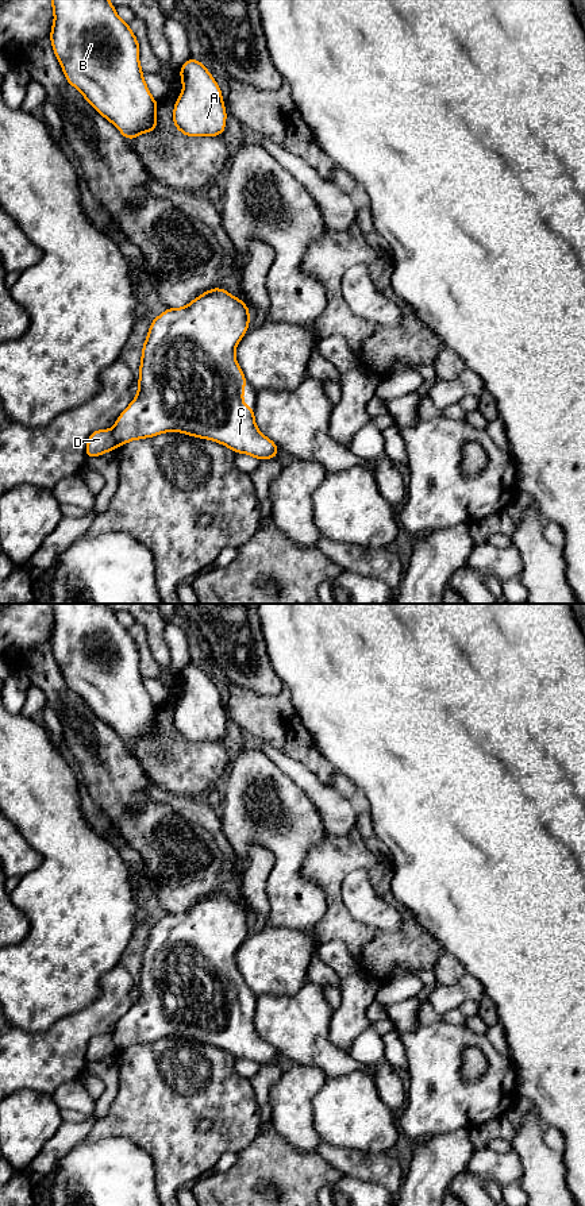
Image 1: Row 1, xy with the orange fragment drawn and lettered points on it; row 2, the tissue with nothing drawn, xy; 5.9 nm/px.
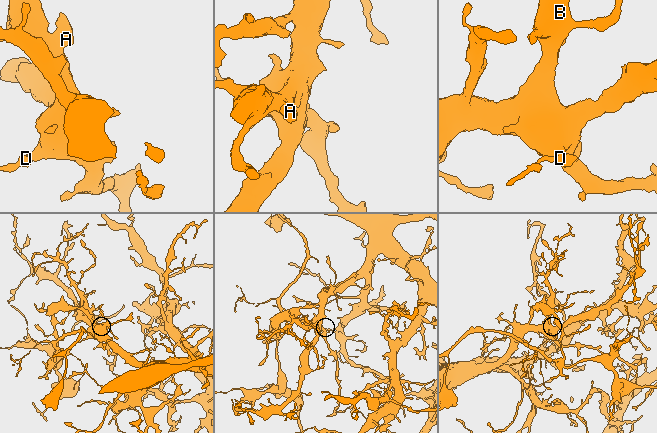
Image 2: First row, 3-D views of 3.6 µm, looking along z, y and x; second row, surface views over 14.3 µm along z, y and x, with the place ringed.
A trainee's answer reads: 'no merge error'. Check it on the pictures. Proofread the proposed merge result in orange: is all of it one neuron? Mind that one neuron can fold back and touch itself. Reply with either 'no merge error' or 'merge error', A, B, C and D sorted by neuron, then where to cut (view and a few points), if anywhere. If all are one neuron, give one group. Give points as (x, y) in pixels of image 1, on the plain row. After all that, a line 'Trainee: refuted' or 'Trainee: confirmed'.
merge error; groups A B C / D; cut xy (111, 1035), (118, 1050)
Trainee: refuted

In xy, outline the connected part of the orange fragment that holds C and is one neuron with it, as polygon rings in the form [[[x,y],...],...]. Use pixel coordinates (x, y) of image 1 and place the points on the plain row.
[[[222,893],[204,897],[184,913],[168,913],[155,922],[142,952],[138,999],[112,1032],[118,1051],[162,1037],[184,1037],[258,1066],[277,1063],[277,1049],[259,1037],[254,1013],[243,1009],[246,982],[236,967],[235,953],[249,928],[245,906]]]

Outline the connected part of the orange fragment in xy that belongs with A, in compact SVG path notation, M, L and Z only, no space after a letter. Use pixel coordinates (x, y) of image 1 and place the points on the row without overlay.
M192 662L181 671L182 698L174 708L173 728L185 741L216 741L226 735L226 712L219 689Z

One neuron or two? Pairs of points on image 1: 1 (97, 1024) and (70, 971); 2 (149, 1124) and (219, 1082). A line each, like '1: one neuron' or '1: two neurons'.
1: two neurons
2: one neuron

